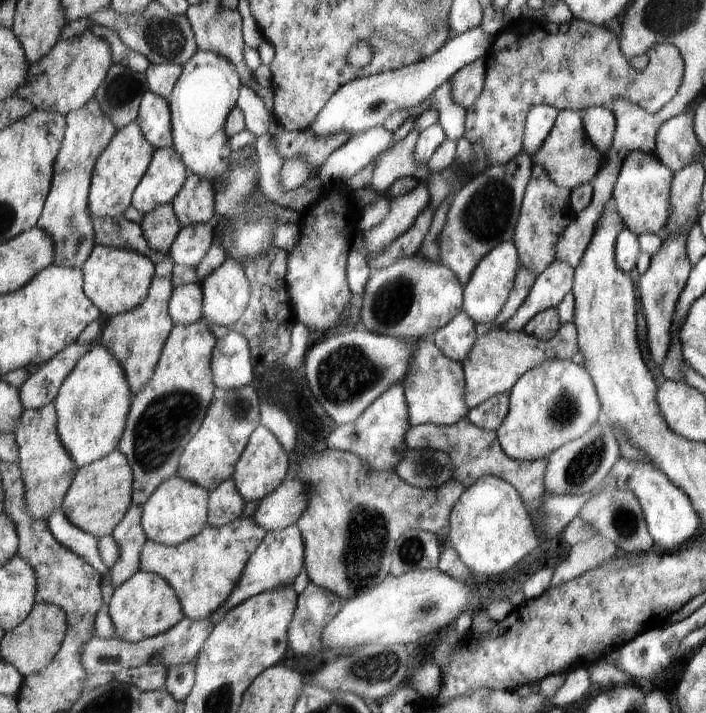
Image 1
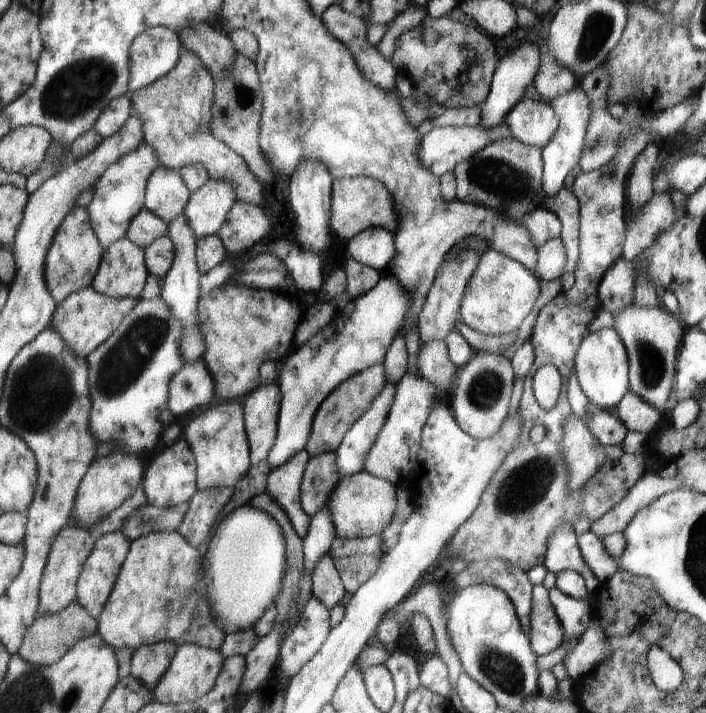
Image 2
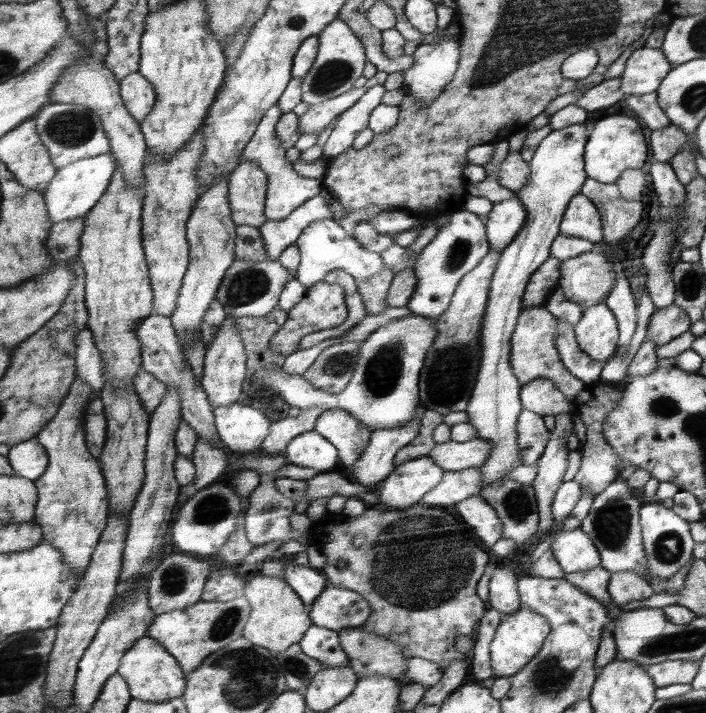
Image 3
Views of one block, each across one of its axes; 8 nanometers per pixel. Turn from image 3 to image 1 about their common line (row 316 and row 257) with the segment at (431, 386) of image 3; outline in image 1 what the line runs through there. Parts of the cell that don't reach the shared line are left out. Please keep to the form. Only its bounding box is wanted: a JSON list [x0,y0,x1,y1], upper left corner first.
[441,151,534,286]

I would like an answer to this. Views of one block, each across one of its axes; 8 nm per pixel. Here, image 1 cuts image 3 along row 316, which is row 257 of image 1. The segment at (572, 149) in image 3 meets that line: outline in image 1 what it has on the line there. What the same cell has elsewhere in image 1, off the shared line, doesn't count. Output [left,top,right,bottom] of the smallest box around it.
[464,241,522,323]

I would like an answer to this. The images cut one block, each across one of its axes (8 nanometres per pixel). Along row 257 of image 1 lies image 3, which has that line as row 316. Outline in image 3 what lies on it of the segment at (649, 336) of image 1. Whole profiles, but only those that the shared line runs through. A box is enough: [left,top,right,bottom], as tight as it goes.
[646,304,690,345]

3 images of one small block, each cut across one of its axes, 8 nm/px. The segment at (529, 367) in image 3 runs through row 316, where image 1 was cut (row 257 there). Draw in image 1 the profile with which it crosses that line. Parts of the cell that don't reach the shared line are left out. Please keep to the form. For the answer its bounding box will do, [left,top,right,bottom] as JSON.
[515,166,574,274]

